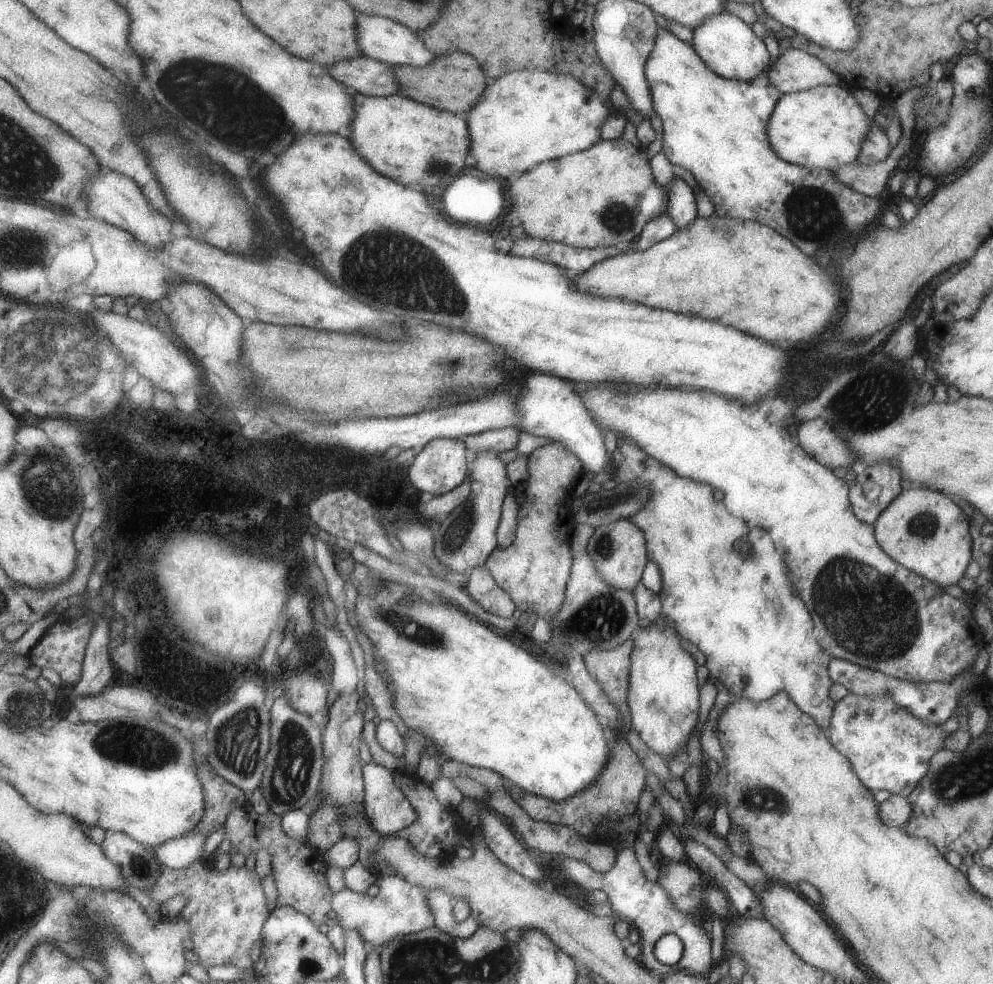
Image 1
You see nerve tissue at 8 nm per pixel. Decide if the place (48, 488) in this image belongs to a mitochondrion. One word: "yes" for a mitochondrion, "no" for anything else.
yes

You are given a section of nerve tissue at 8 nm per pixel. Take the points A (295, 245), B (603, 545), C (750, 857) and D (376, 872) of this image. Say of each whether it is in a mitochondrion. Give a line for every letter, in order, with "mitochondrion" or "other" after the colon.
A: other
B: mitochondrion
C: other
D: other

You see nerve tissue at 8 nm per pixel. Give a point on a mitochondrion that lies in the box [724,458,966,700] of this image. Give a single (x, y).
(853, 629)

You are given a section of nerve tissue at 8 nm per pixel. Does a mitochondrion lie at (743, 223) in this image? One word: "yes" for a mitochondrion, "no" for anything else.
no

